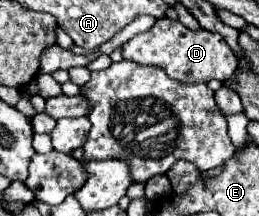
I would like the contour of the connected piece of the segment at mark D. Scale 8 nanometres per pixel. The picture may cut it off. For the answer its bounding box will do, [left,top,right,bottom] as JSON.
[123,19,237,83]

